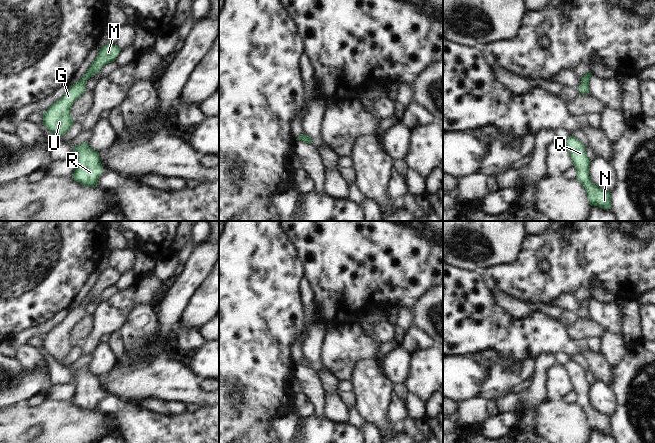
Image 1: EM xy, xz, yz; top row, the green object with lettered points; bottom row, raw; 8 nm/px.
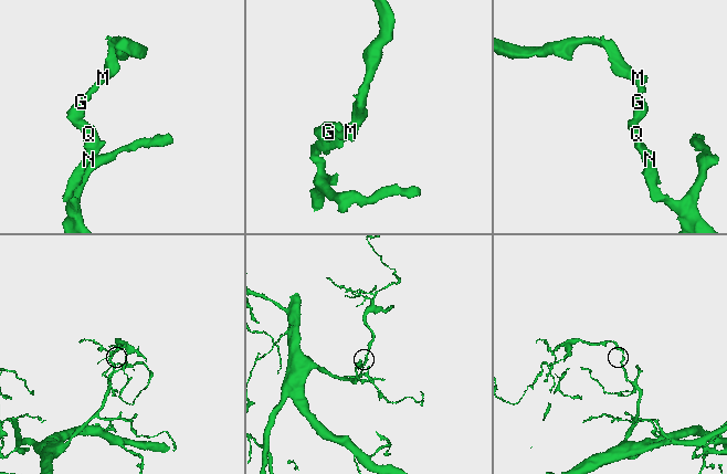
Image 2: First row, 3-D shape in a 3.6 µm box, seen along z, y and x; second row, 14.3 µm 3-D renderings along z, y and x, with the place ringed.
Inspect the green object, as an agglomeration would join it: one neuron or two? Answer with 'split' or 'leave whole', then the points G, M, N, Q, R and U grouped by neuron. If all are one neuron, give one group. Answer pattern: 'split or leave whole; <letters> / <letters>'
leave whole; G M N Q R U

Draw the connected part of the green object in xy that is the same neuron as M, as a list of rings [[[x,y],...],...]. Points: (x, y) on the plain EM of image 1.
[[[107,267],[100,272],[99,277],[86,298],[67,313],[65,318],[53,327],[43,340],[43,349],[52,356],[57,362],[66,358],[75,344],[71,340],[73,327],[84,318],[86,314],[85,306],[101,294],[106,288],[114,286],[121,273],[113,268]]]

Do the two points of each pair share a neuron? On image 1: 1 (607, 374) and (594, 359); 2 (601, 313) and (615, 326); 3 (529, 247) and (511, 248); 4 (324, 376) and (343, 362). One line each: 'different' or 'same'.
1: same
2: same
3: different
4: different

